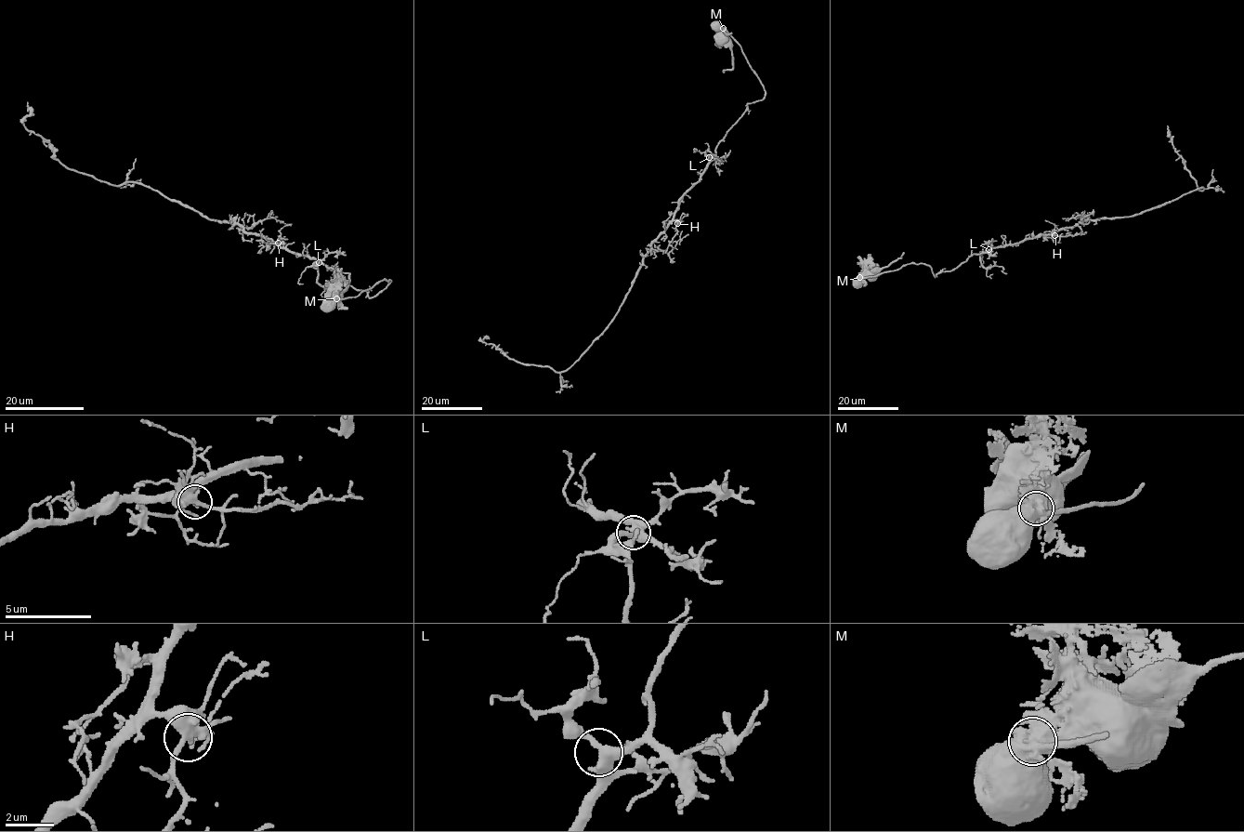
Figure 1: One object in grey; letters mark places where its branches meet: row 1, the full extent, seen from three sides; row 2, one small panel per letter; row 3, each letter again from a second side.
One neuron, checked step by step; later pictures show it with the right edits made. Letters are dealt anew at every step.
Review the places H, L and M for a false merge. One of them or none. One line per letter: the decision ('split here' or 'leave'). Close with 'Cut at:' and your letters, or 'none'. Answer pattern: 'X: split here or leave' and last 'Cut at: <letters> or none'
H: leave
L: leave
M: split here
Cut at: M

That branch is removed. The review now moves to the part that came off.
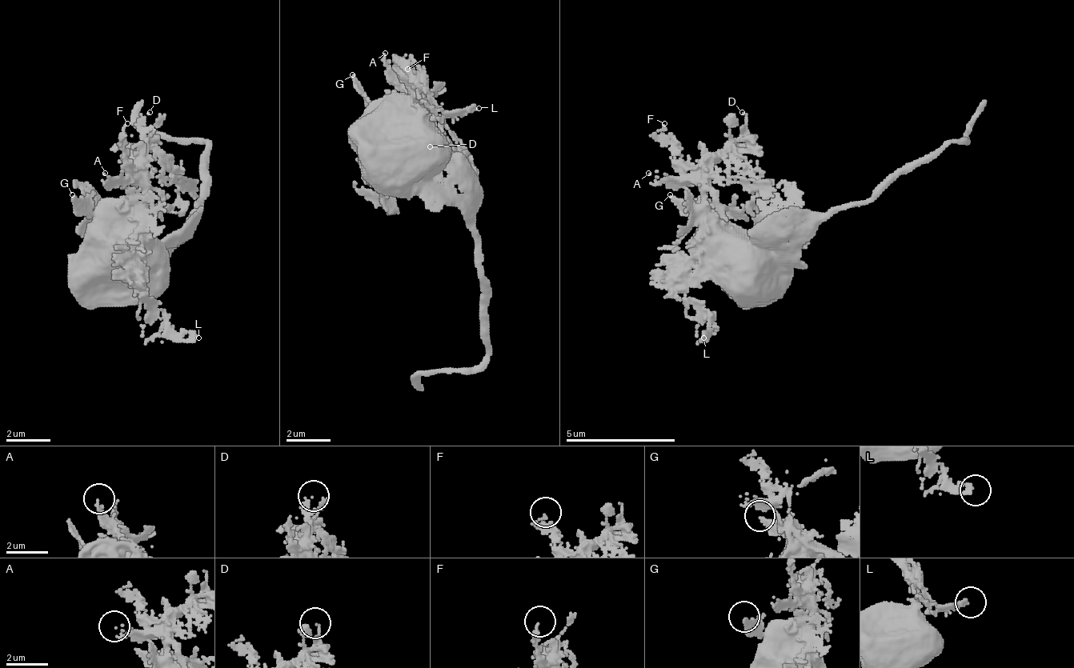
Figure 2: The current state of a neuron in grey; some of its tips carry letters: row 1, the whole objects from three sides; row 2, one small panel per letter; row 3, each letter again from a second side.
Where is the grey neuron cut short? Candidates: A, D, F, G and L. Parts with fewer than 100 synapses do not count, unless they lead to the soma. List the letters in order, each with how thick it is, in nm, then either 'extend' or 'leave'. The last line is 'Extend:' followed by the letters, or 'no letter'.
A: 120 nm | leave
D: 110 nm | leave
F: 180 nm | leave
G: 160 nm | leave
L: 220 nm | leave
Extend: no letter

